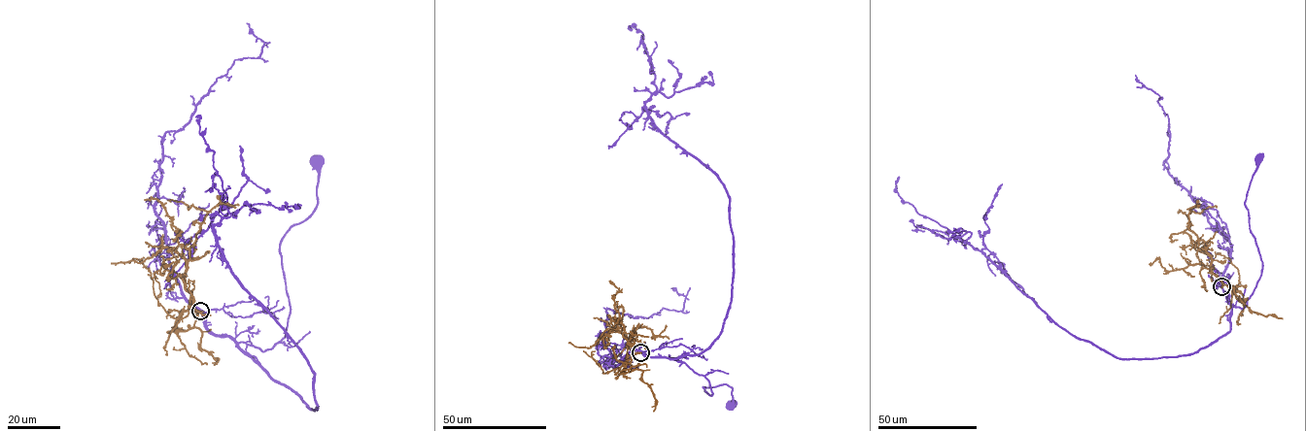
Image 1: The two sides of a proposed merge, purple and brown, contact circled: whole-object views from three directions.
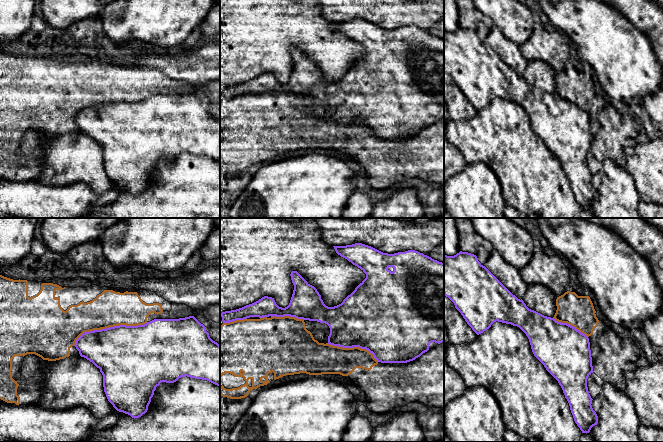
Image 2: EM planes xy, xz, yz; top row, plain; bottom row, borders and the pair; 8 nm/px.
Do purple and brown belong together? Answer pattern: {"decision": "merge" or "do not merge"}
{"decision": "do not merge"}

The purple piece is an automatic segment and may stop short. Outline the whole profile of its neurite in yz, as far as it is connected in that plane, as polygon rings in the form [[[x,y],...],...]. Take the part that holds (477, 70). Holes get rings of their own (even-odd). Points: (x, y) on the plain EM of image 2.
[[[468,28],[444,31],[444,71],[454,79],[477,111],[496,97],[519,103],[528,113],[534,132],[561,162],[574,197],[582,209],[589,209],[597,201],[598,192],[592,184],[593,175],[587,163],[587,155],[594,148],[588,112],[567,99],[529,85],[522,75],[513,71],[478,37],[476,31]]]

